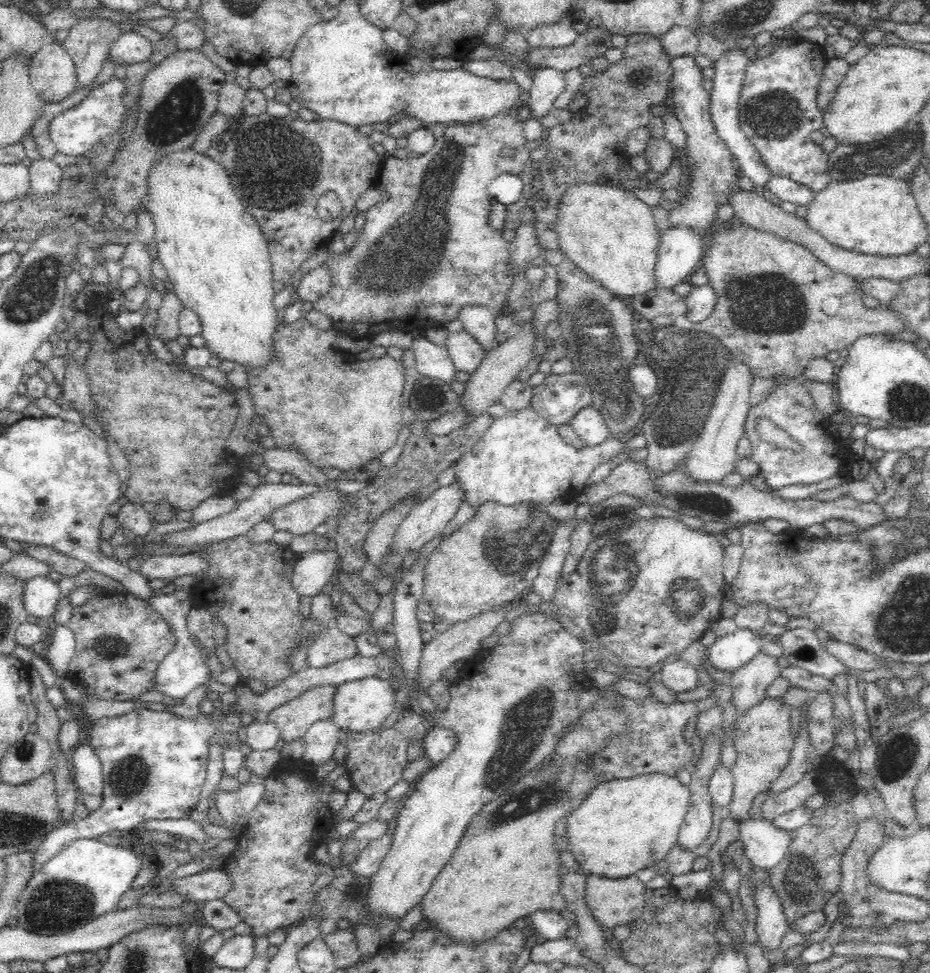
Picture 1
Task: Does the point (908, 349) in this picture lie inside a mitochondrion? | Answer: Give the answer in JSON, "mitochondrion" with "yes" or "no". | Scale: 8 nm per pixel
{"mitochondrion":"no"}

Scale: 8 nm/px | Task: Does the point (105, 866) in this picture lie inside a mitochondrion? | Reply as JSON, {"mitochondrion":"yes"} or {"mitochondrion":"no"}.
{"mitochondrion":"no"}

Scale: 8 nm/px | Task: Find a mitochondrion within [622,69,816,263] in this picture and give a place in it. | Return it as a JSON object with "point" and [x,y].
{"point":[774,115]}

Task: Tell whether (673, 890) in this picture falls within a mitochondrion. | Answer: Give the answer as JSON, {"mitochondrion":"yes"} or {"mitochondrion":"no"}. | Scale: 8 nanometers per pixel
{"mitochondrion":"no"}

